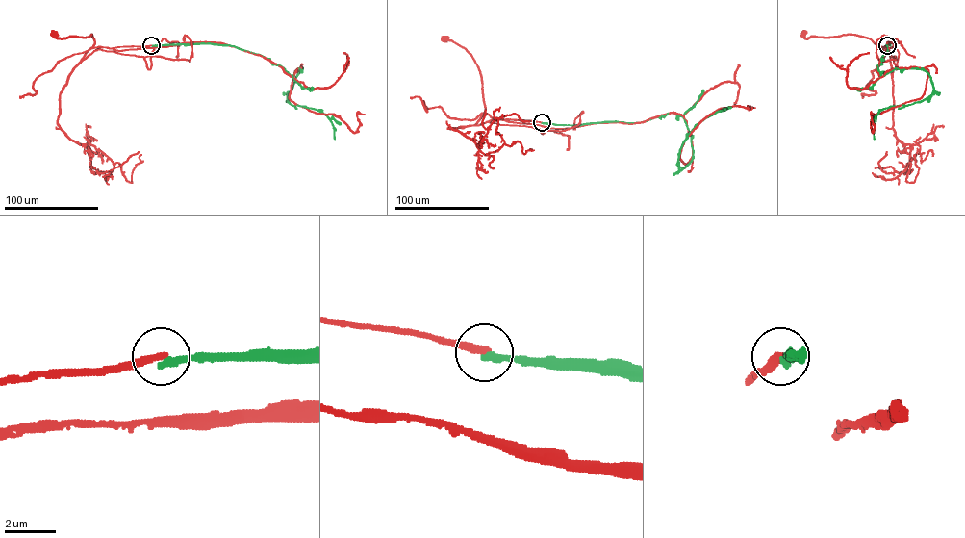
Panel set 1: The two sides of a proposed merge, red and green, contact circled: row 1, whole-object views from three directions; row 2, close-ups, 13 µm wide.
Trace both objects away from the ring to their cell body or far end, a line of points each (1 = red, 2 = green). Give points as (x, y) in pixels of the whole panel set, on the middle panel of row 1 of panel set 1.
1: (542, 122), (496, 119), (472, 125), (485, 110), (480, 71), (465, 48), (444, 38)
2: (542, 122), (635, 123), (674, 113), (691, 137), (692, 160), (681, 170), (678, 153), (689, 134), (725, 109)

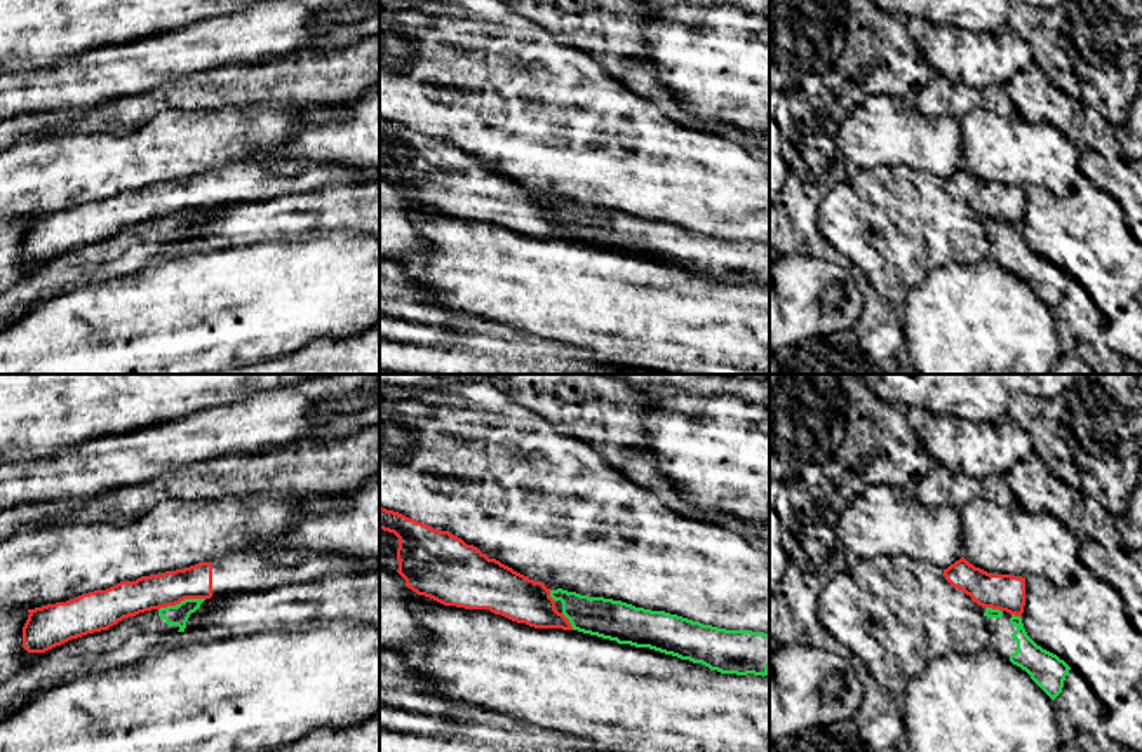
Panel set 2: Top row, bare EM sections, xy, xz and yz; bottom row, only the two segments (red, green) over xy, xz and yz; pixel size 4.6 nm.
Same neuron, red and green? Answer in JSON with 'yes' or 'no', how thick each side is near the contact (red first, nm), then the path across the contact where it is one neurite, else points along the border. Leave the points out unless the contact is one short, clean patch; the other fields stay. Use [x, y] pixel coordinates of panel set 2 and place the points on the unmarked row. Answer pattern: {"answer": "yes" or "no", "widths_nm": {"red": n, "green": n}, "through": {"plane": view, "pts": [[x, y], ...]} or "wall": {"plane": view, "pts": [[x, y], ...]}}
{"answer": "no", "widths_nm": {"red": 160, "green": 100}, "wall": {"plane": "xy", "pts": [[204, 208], [185, 208], [159, 220]]}}

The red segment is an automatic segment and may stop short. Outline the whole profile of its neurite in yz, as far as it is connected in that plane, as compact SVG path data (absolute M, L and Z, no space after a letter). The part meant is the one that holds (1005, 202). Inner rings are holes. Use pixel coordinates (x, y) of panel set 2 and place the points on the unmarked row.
M964 167L944 179L945 190L963 200L982 218L1022 226L1025 216L1025 188L991 185L970 174Z

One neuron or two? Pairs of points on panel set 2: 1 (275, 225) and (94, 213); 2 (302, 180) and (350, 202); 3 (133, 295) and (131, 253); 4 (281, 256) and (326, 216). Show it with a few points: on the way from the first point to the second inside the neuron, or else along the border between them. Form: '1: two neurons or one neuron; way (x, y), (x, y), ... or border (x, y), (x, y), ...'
1: two neurons; border (272, 197), (235, 202), (232, 206)
2: two neurons; border (338, 181), (279, 197)
3: two neurons; border (166, 256), (112, 281), (93, 284)
4: two neurons; border (352, 230), (305, 230), (272, 239)

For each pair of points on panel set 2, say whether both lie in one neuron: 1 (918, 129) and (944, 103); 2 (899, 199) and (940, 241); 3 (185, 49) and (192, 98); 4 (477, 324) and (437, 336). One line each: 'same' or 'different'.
1: different
2: same
3: different
4: same

